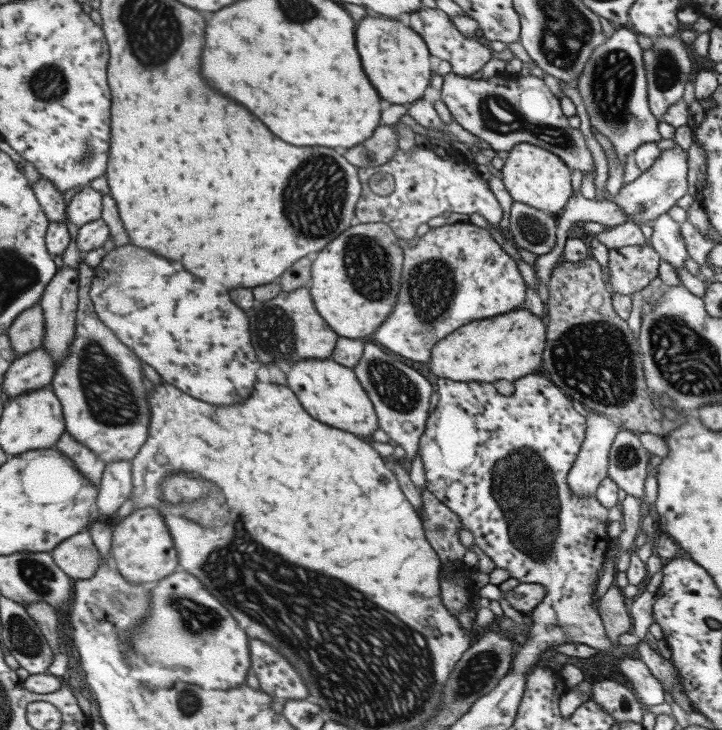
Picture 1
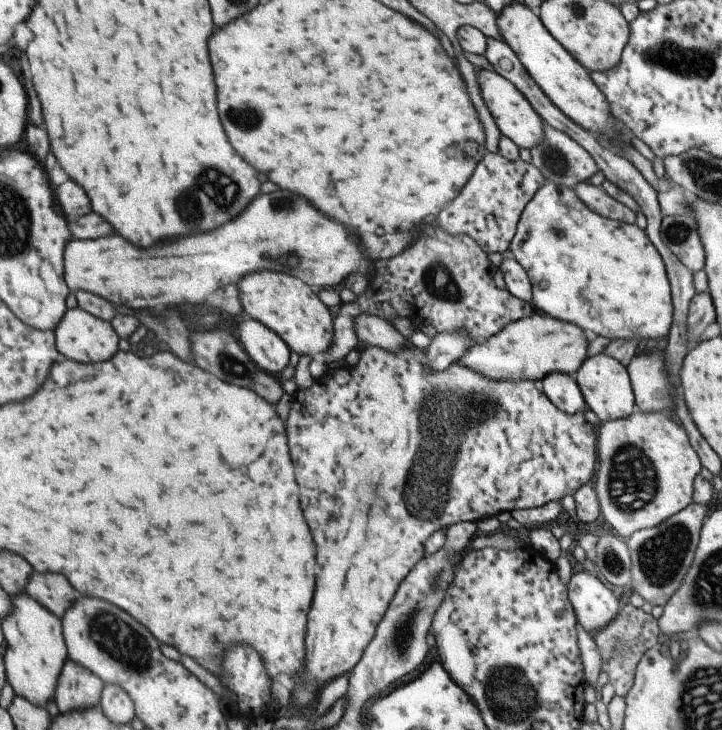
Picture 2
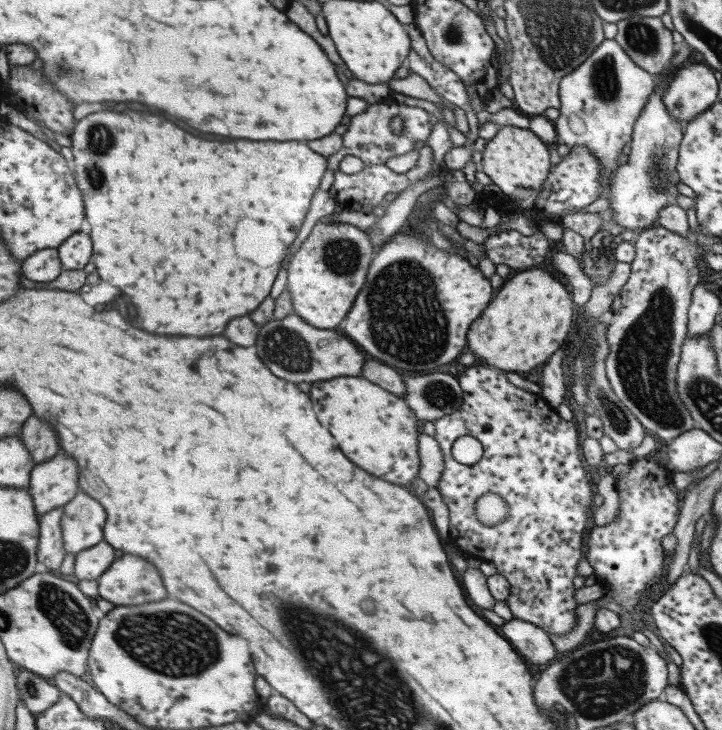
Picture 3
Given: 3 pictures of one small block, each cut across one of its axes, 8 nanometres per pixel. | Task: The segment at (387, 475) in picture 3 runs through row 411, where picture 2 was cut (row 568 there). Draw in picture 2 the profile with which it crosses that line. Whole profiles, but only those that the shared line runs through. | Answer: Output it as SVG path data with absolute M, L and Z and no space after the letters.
M411 343L407 349L397 353L387 353L381 348L369 346L360 353L355 366L339 365L325 372L307 389L297 389L292 395L289 415L284 424L288 456L291 456L294 480L299 488L299 508L315 542L315 590L311 598L311 608L307 614L305 640L303 640L304 662L300 673L291 675L293 688L289 691L289 708L303 708L313 702L316 690L332 679L350 672L359 661L360 655L370 642L379 618L387 608L387 600L395 593L395 586L412 570L423 557L424 541L440 529L462 522L477 523L485 518L495 517L503 512L541 507L550 501L559 501L565 495L573 495L577 489L590 483L596 466L595 426L585 422L583 412L564 414L534 388L531 380L493 381L467 368L451 363L448 368L437 373L426 372L424 355Z

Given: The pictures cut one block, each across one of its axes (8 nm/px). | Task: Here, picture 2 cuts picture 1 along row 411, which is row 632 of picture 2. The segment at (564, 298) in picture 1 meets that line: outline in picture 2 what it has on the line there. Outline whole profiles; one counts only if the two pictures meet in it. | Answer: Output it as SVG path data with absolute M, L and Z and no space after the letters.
M628 603L617 612L617 615L608 624L589 633L601 657L599 671L607 675L608 683L613 687L617 697L624 698L631 689L636 667L643 654L657 645L658 632L656 620L652 618L646 608L633 608Z

